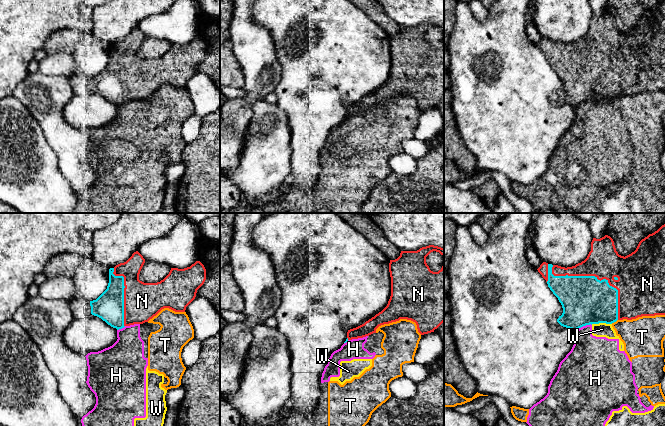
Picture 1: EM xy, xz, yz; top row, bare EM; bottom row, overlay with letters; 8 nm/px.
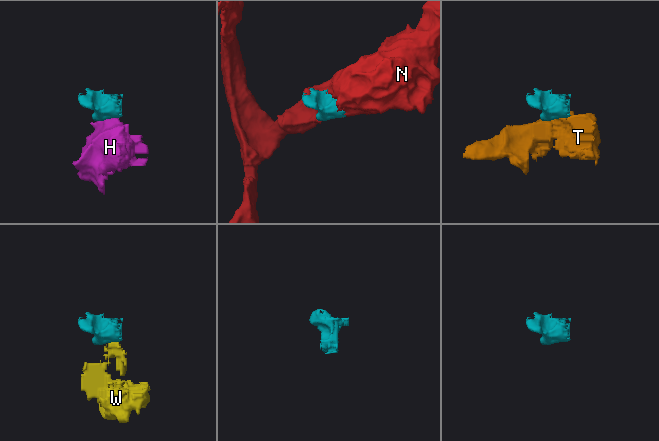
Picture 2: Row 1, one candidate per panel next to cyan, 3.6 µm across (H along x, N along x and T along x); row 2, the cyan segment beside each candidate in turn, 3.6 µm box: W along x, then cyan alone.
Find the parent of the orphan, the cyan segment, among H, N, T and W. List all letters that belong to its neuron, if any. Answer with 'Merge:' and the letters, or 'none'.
Merge: N

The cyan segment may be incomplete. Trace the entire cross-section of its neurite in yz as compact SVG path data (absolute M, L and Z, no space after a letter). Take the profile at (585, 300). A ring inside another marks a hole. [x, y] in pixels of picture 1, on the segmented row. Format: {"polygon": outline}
{"polygon": "M665 224L642 239L636 250L625 257L618 254L613 239L605 235L600 239L593 238L591 251L581 263L565 268L543 262L537 270L562 305L563 313L557 322L563 327L577 330L590 324L665 315Z"}

